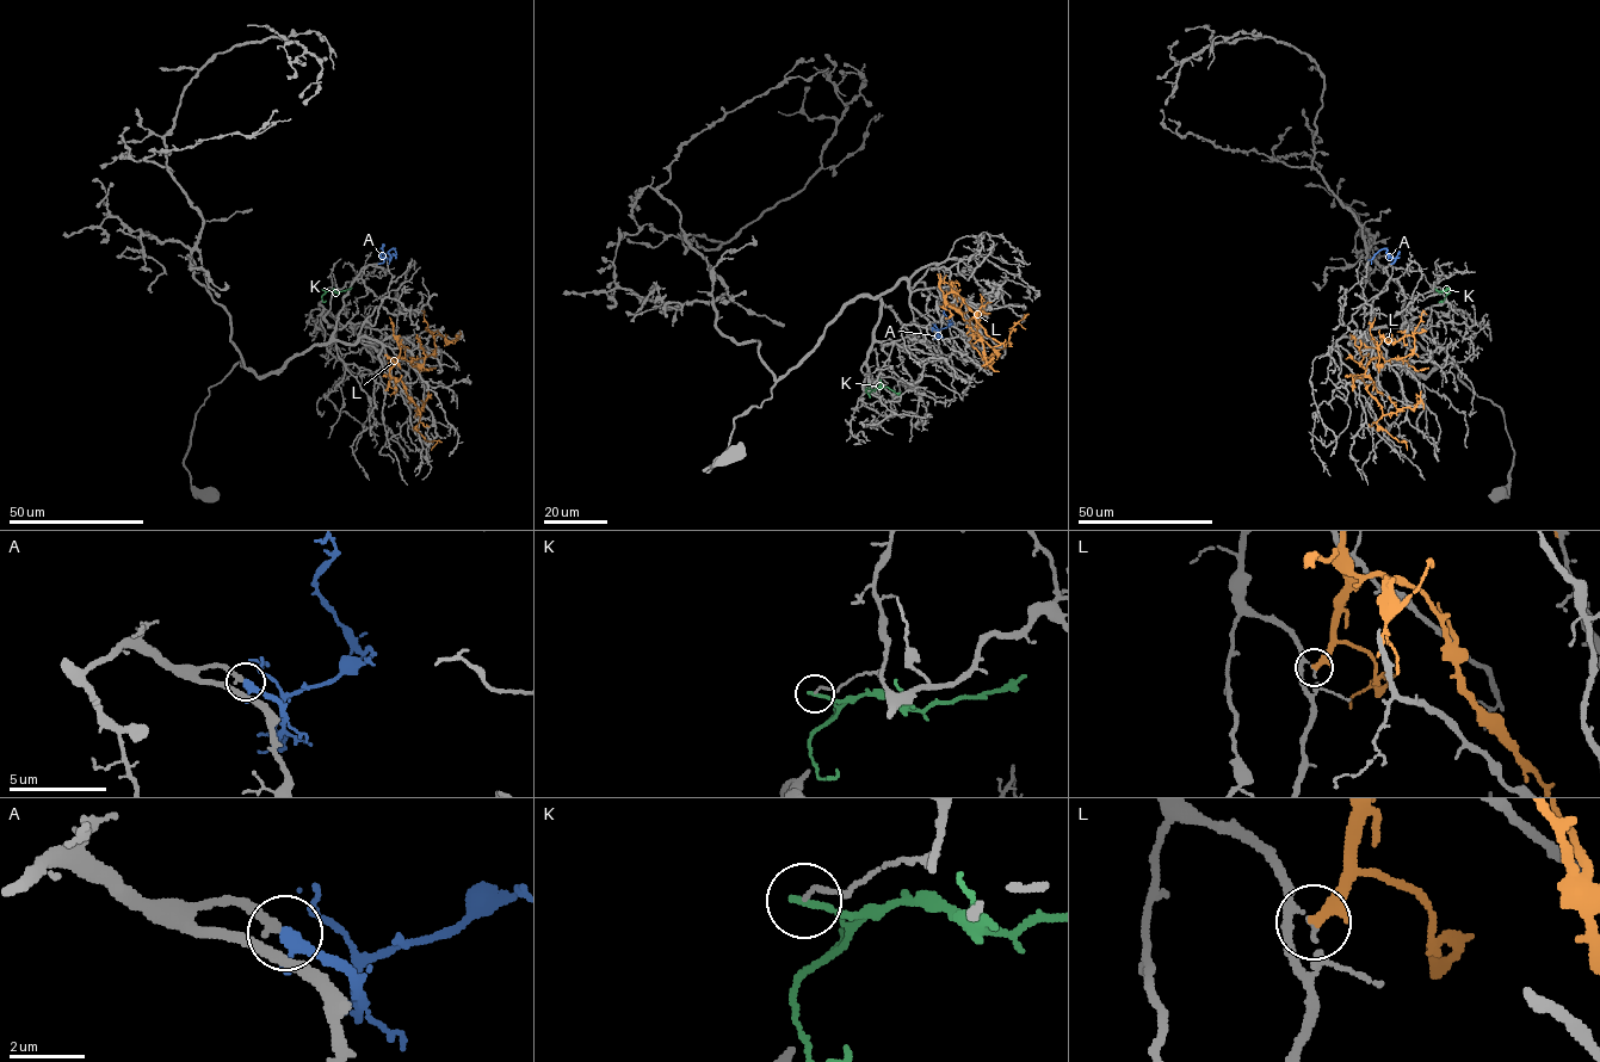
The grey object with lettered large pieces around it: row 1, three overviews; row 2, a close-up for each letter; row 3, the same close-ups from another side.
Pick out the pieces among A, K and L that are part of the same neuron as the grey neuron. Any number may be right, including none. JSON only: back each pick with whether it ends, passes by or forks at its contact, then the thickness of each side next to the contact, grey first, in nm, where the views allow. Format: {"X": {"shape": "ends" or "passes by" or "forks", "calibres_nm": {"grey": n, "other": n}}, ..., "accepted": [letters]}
{"A": {"shape": "ends", "calibres_nm": {"grey": 240, "other": 360}}, "accepted": ["A"]}

